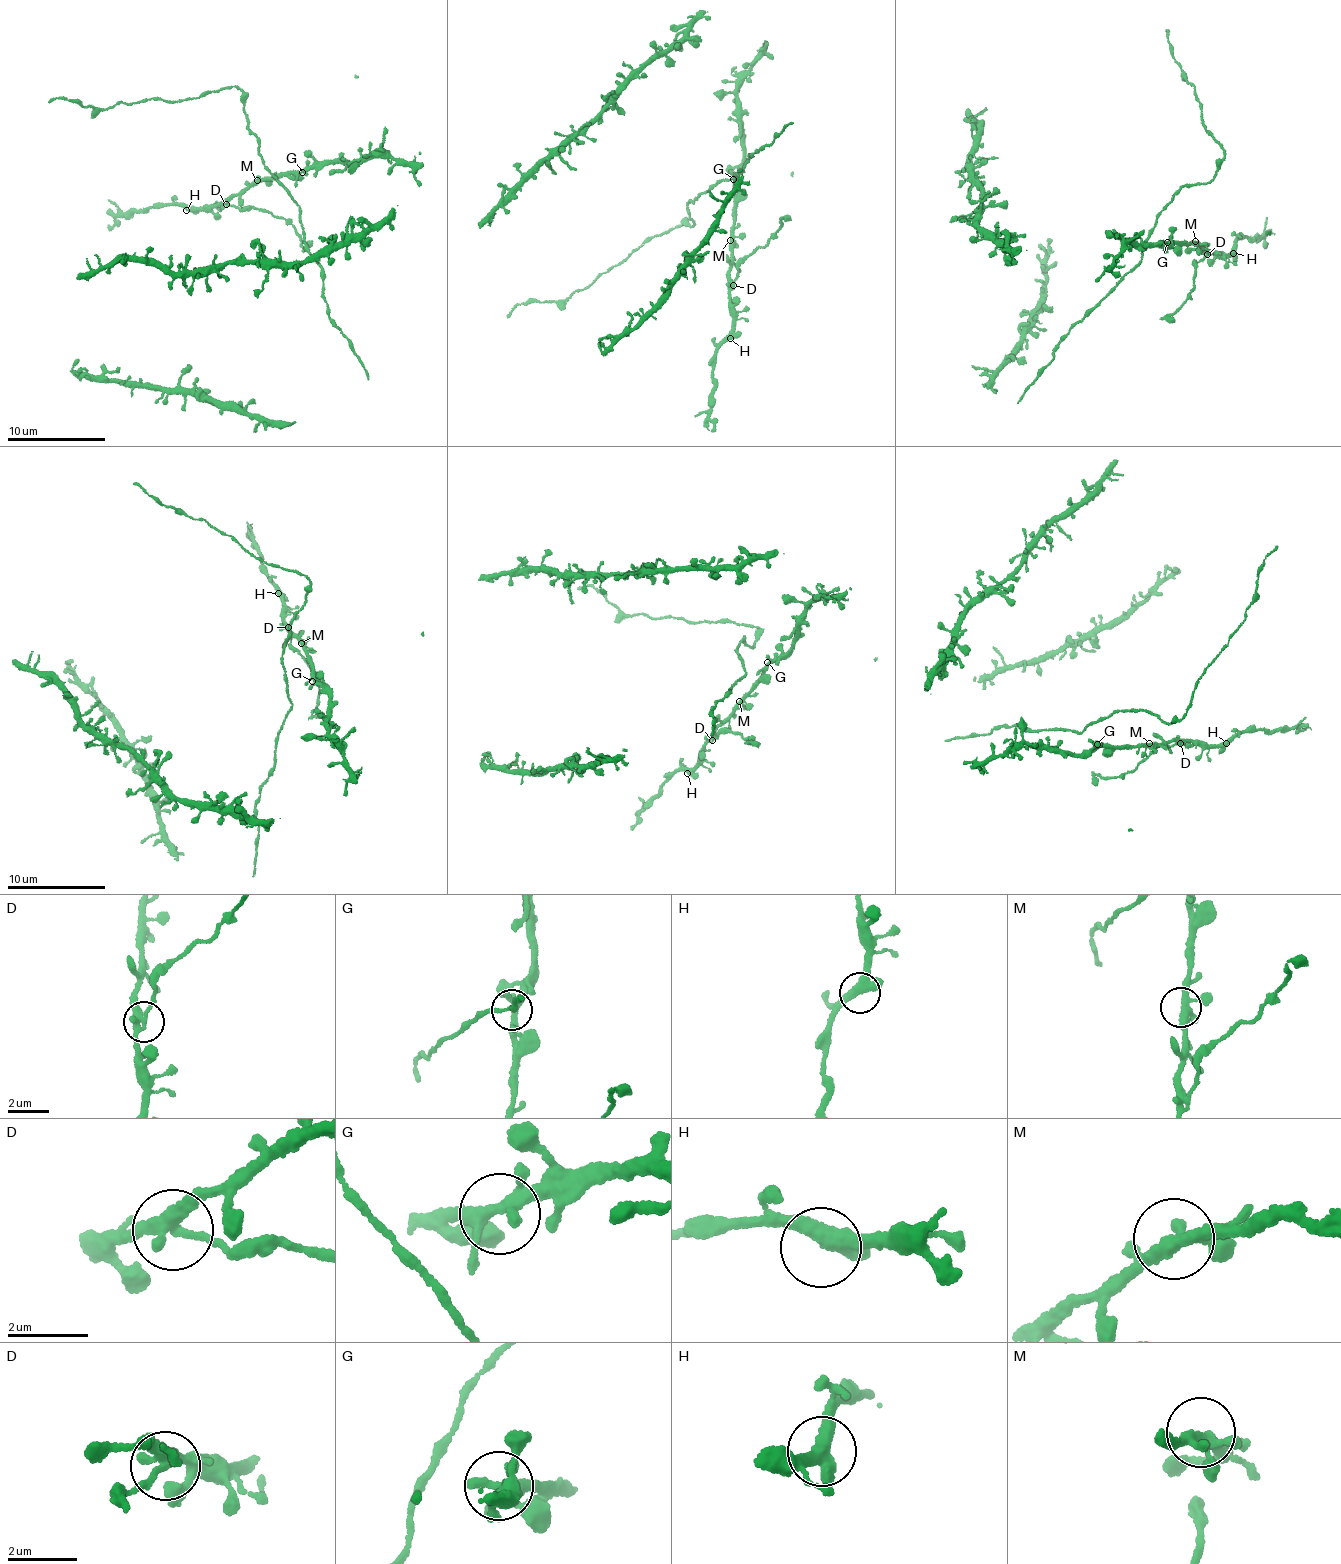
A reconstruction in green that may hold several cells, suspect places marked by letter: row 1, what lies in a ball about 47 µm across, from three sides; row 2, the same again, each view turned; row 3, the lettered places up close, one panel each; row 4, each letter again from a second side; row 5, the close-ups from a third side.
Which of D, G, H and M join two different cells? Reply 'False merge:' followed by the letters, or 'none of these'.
False merge: D

